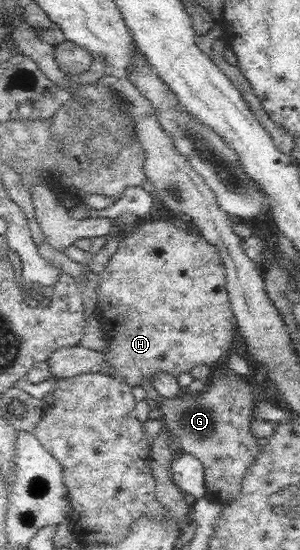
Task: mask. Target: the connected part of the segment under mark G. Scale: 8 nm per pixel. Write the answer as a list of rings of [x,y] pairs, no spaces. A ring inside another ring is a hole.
[[[223,360],[213,367],[203,392],[183,390],[175,398],[153,402],[153,407],[162,412],[165,431],[170,436],[176,436],[184,452],[202,461],[206,499],[221,503],[238,499],[242,479],[262,451],[262,445],[250,430],[256,401],[251,377],[234,372],[227,360]]]

